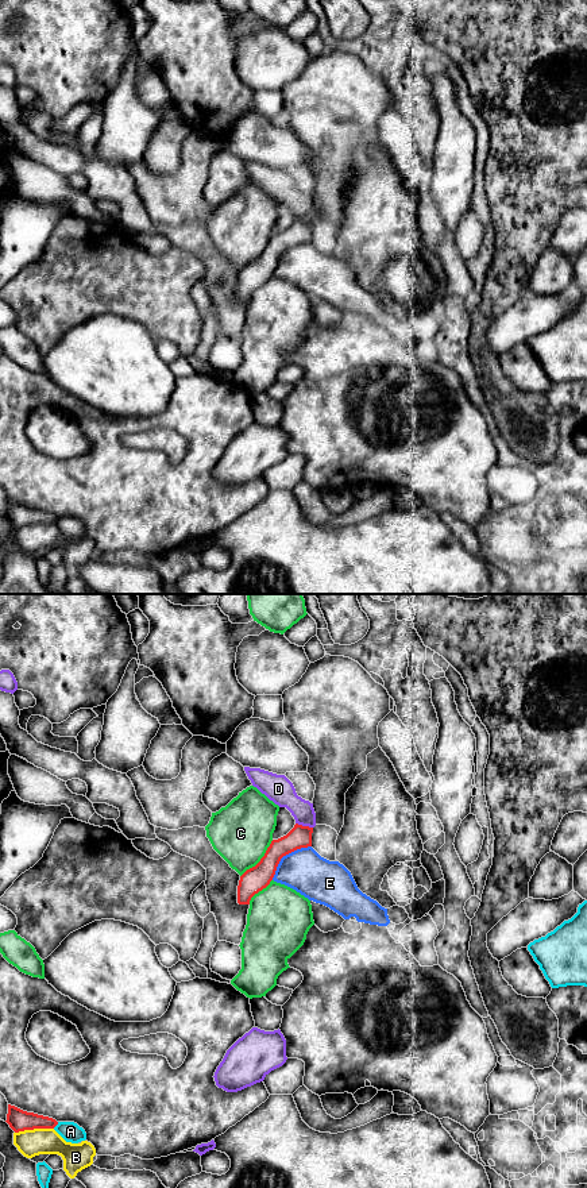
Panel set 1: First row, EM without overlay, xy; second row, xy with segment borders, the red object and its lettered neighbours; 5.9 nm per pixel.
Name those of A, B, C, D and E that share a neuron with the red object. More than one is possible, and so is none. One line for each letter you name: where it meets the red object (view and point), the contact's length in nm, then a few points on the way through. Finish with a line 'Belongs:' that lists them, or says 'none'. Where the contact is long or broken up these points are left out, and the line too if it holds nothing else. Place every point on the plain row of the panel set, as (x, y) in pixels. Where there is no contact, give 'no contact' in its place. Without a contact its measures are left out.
Belongs: none

